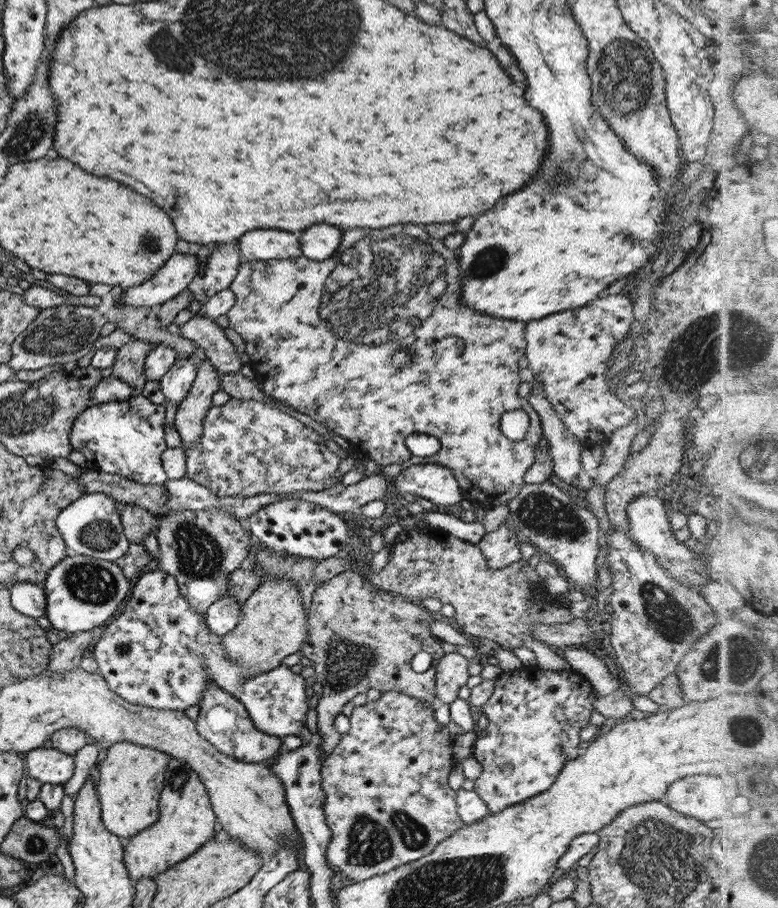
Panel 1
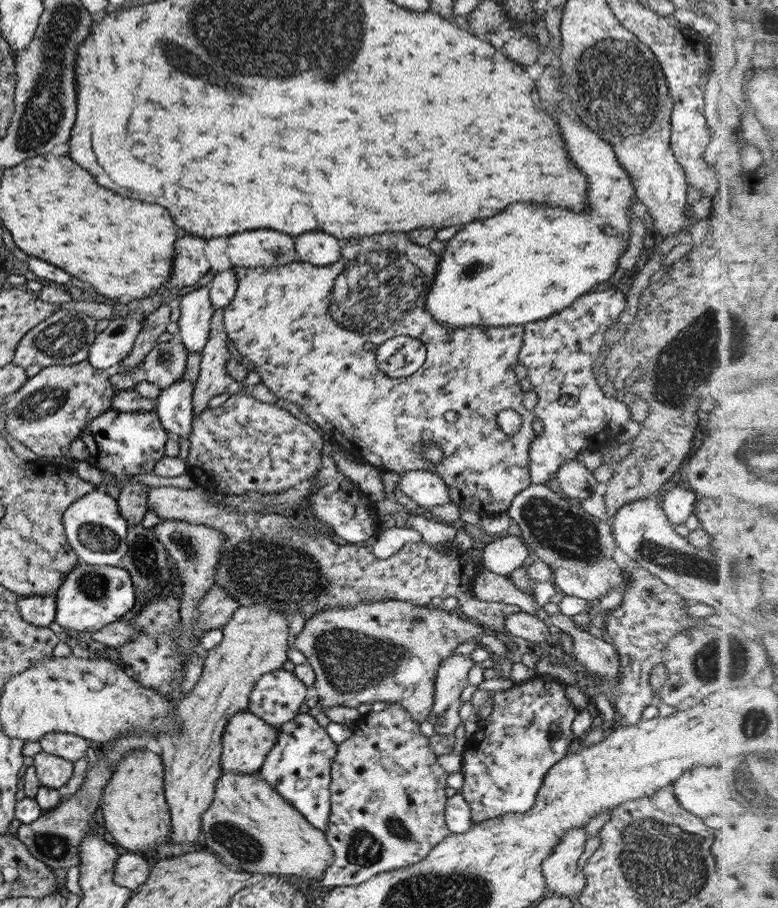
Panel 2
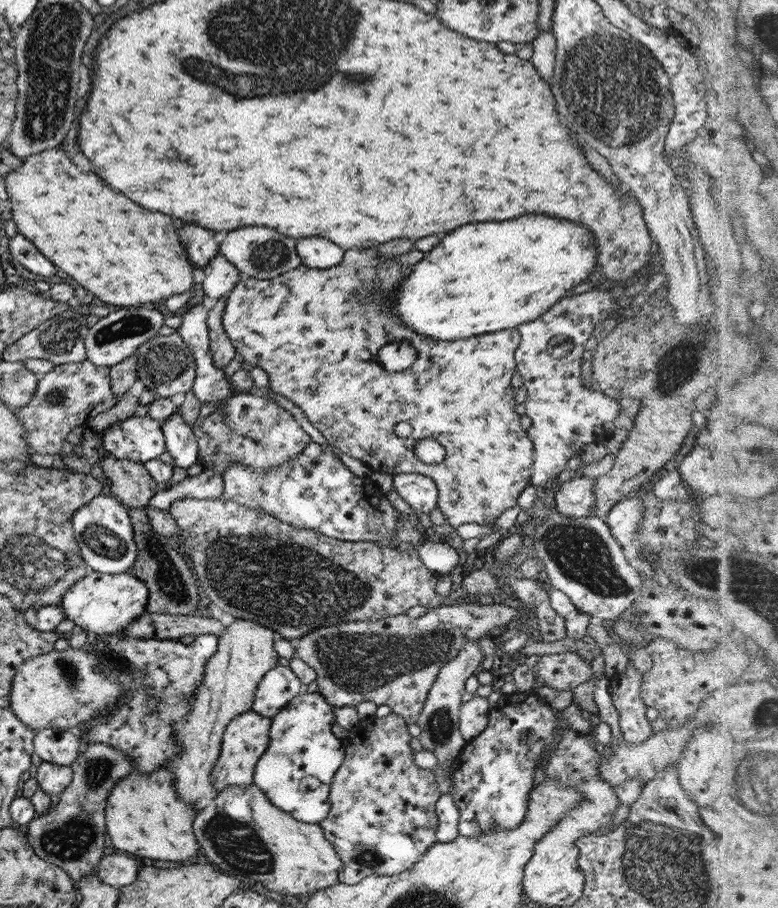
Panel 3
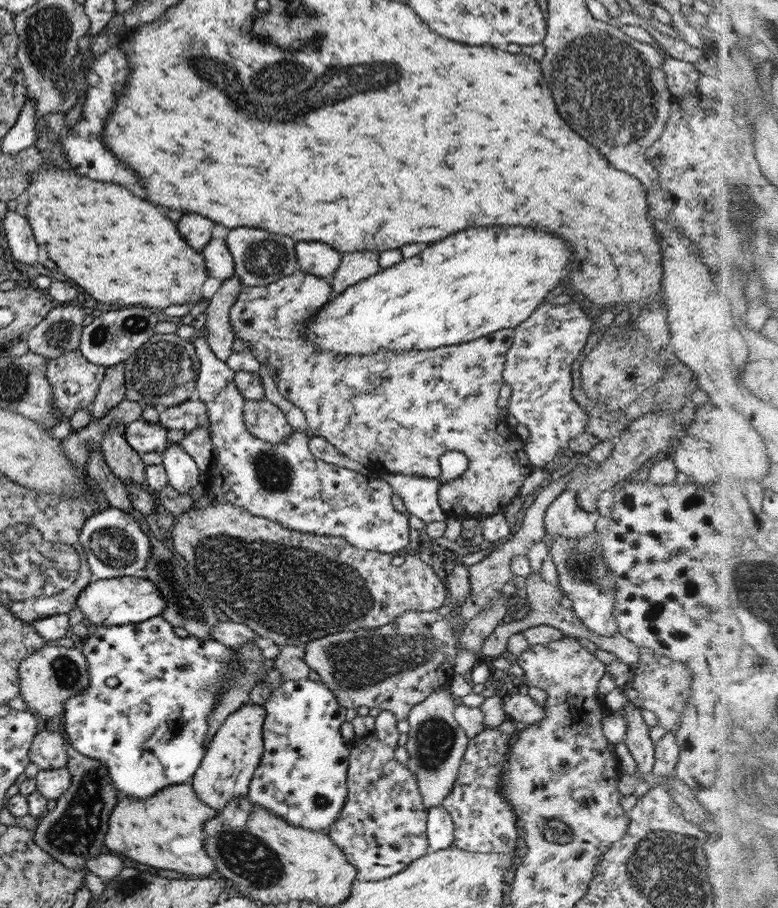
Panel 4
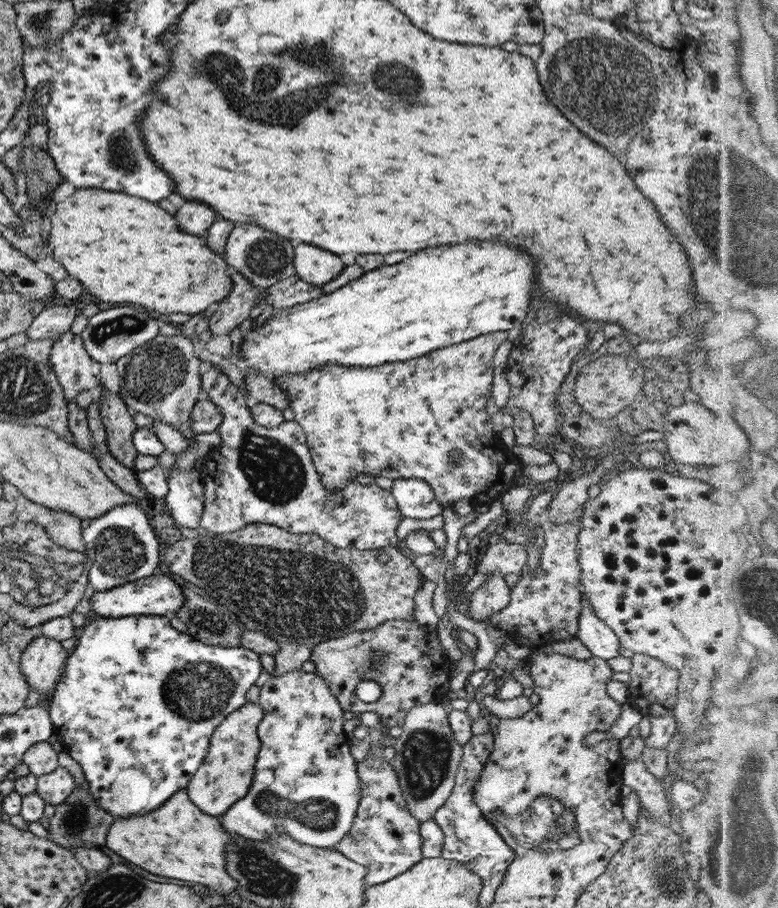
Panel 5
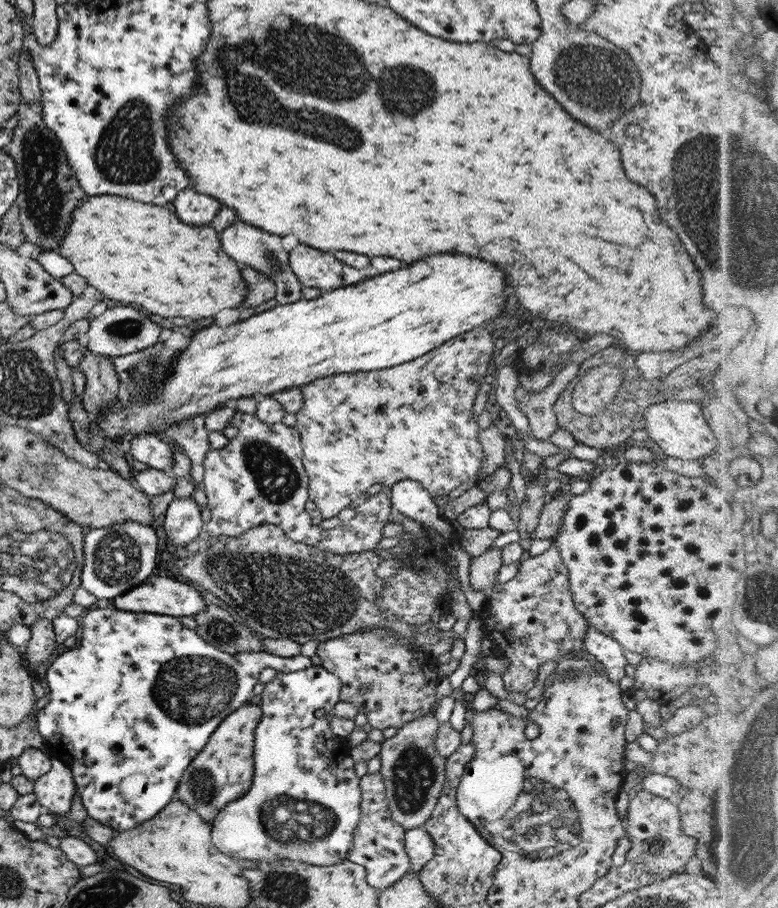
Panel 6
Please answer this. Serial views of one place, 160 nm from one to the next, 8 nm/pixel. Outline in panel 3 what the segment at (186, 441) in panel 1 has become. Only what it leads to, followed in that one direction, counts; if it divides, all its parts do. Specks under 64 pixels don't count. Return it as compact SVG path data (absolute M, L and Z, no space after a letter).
M225 296L216 300L215 305L208 310L205 324L207 326L208 346L213 360L213 366L223 369L235 356L233 346L229 343L221 325L221 315L224 309Z

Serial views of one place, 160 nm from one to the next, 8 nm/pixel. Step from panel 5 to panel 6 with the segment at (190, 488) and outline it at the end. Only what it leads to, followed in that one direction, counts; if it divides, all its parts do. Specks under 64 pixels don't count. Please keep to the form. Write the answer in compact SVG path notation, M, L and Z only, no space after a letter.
M192 495L182 499L173 499L167 506L162 528L166 535L161 542L169 542L173 546L183 546L201 532L205 521L205 512L197 507Z

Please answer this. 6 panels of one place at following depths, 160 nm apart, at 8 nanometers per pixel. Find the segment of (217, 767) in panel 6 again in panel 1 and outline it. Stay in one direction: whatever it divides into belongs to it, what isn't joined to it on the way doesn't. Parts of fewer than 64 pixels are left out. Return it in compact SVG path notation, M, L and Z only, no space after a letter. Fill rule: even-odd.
M211 507L202 511L169 511L166 515L159 516L155 529L158 552L153 566L170 574L176 581L183 600L187 600L187 605L196 613L205 614L209 605L226 596L227 581L231 572L246 565L248 561L251 536L246 524L223 509ZM214 684L204 690L199 702L196 731L220 753L231 755L244 763L265 763L281 748L281 739L264 732L259 732L247 714L247 710L236 699L227 695Z

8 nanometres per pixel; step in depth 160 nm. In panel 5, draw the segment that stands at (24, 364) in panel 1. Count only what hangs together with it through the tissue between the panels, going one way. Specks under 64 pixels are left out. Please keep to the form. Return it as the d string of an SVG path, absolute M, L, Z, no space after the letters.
M77 303L72 305L53 305L44 308L35 315L29 327L25 330L25 335L29 341L53 339L57 341L59 336L67 333L73 319L80 312Z

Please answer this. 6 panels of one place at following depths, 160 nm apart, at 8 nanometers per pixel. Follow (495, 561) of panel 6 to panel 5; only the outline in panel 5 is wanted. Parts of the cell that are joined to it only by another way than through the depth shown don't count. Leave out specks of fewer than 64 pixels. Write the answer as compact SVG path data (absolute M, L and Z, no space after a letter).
M491 573L471 593L468 617L473 622L486 621L499 613L510 601L510 579L498 573Z

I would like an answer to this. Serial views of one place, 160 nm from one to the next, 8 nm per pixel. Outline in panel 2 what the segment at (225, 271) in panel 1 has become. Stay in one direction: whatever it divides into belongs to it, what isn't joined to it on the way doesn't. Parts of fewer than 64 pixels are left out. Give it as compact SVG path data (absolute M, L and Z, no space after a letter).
M206 284L189 292L184 291L177 301L180 315L176 323L181 345L185 350L198 355L207 343L210 319L214 311L208 297L209 289Z

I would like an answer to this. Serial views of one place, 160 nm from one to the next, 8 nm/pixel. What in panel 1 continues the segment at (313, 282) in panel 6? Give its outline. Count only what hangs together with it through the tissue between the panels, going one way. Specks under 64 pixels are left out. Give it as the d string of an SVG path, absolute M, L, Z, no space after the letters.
M313 224L298 238L300 251L308 259L322 261L332 256L341 242L341 232L329 224Z

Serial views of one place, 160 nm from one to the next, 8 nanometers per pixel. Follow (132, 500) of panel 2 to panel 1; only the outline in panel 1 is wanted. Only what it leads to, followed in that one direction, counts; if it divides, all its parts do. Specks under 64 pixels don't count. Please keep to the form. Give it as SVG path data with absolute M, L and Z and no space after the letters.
M125 504L120 513L120 523L129 543L143 543L149 532L157 527L158 518L136 504Z

